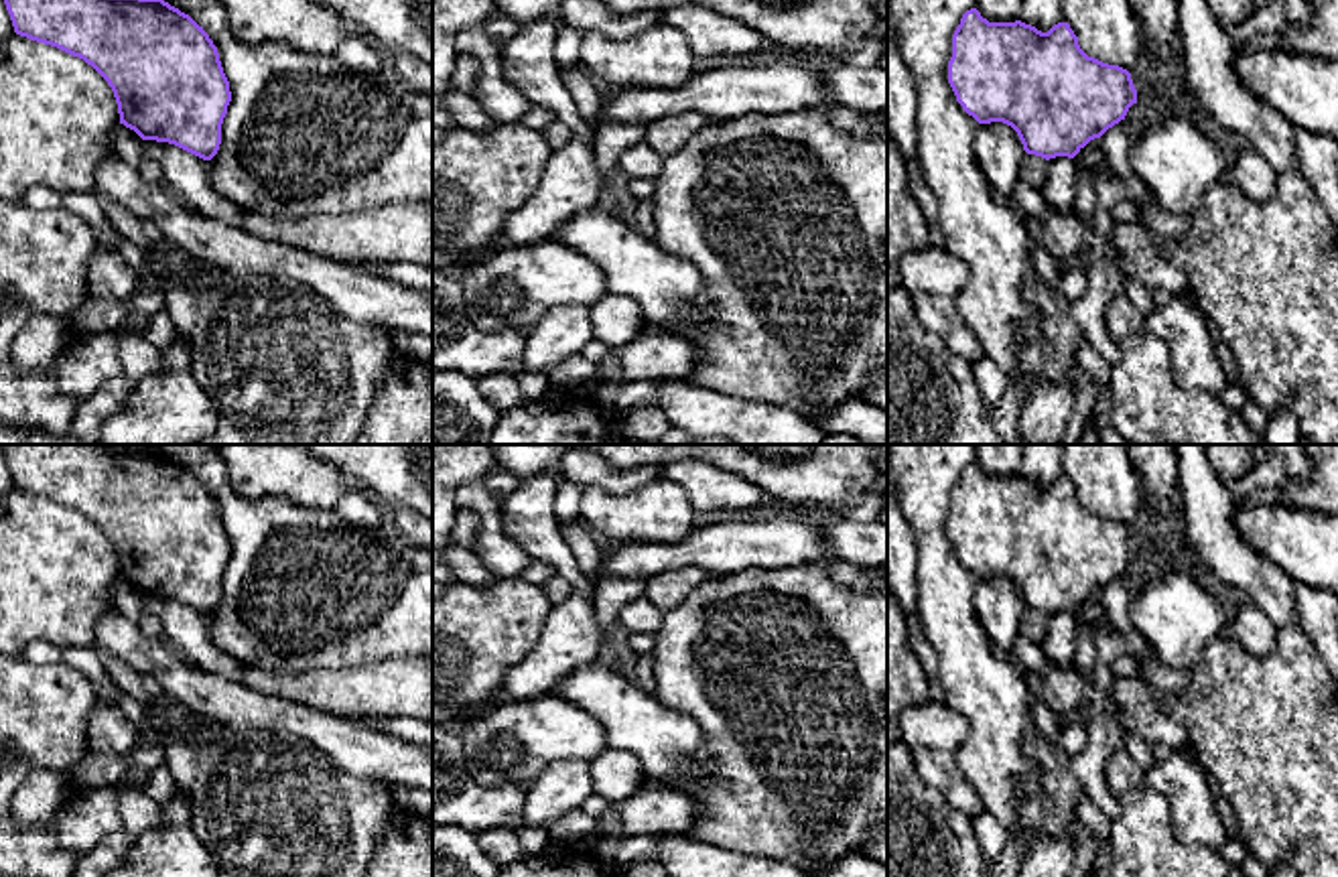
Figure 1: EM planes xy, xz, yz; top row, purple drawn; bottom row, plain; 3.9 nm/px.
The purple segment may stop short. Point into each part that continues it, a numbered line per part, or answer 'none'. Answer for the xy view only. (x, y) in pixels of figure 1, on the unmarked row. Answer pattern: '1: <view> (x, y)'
none

